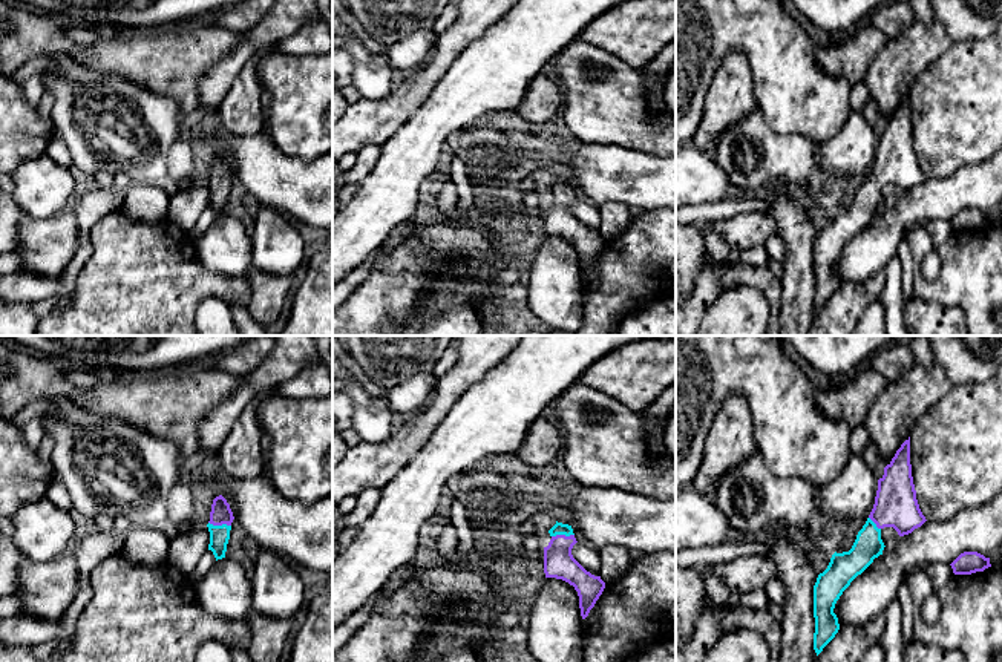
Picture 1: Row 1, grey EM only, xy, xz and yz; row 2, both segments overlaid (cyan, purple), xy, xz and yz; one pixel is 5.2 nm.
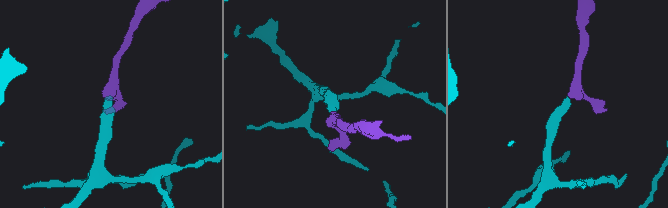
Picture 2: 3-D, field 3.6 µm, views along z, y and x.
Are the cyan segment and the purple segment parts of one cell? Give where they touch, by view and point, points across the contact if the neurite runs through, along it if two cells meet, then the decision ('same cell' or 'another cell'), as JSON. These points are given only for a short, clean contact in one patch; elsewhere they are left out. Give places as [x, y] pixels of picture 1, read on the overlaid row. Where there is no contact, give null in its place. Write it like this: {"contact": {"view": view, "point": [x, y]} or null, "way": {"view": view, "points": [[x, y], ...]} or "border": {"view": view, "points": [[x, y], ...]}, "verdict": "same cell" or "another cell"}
{"contact": {"view": "xy", "point": [219, 526]}, "way": {"view": "xy", "points": [[219, 535], [219, 526], [221, 514]]}, "verdict": "same cell"}

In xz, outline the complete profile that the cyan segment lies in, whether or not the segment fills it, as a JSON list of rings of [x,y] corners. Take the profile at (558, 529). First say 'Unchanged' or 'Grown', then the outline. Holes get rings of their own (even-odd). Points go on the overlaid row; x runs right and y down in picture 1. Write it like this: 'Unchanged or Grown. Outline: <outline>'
Grown. Outline: [[[558,523],[548,530],[552,539],[544,547],[545,578],[556,578],[575,587],[579,596],[581,616],[585,619],[605,588],[601,576],[587,572],[571,555],[578,542],[571,526]]]

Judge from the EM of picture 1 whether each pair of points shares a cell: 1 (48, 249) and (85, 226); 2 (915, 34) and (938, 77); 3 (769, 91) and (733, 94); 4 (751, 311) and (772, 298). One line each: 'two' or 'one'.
1: two
2: two
3: two
4: two

